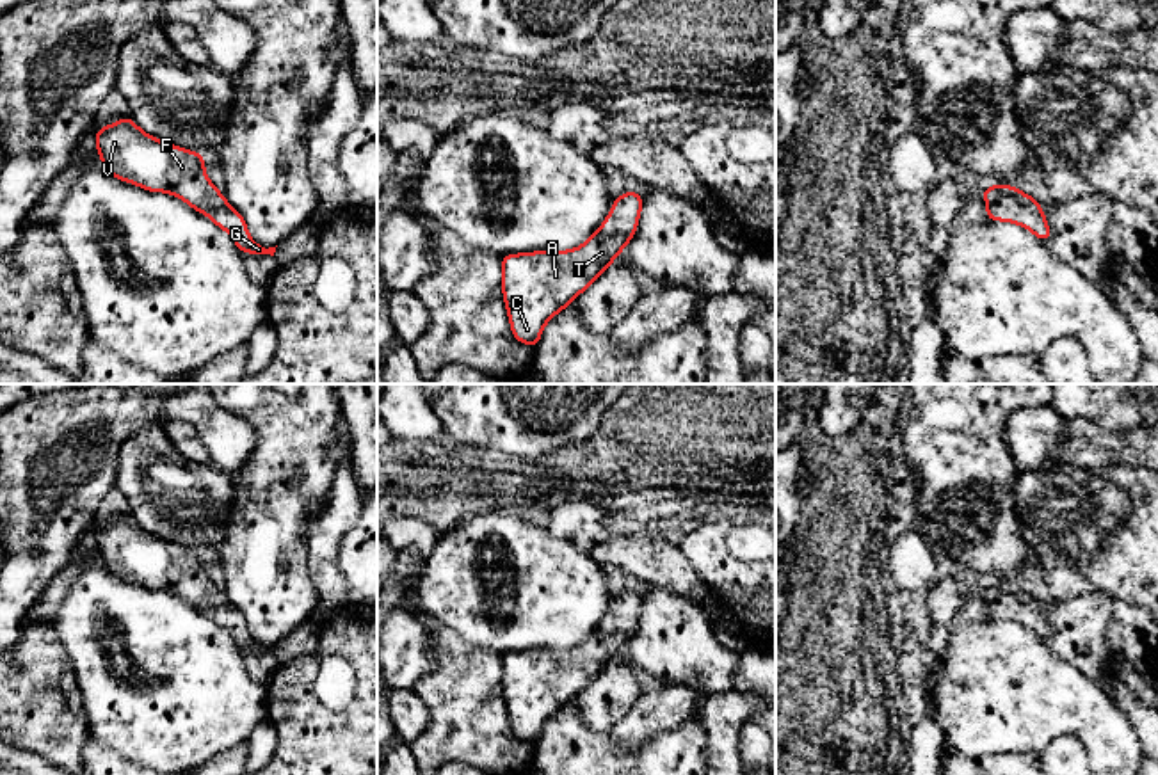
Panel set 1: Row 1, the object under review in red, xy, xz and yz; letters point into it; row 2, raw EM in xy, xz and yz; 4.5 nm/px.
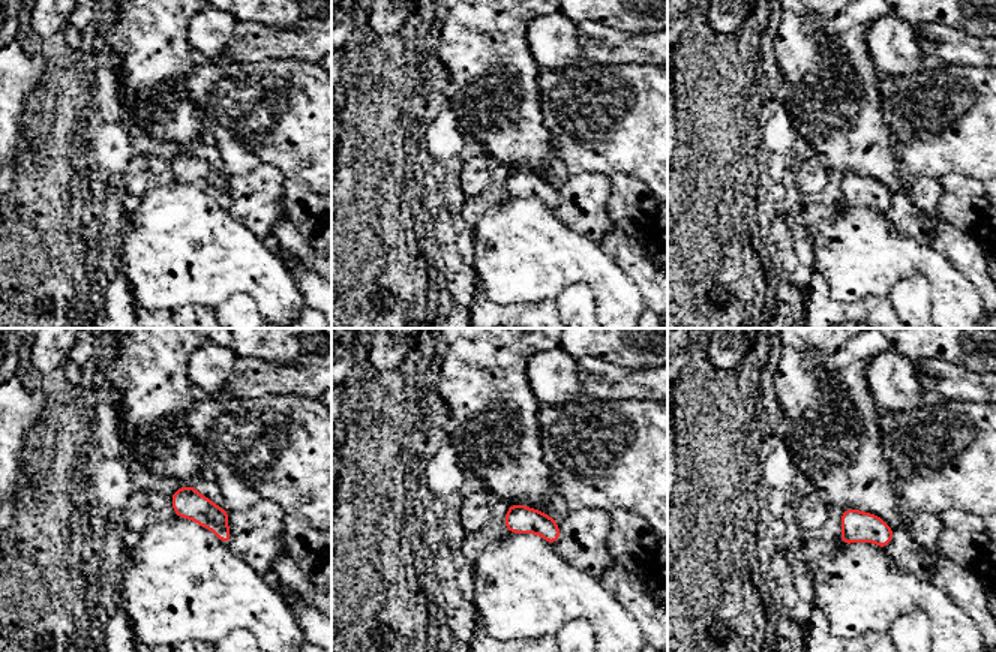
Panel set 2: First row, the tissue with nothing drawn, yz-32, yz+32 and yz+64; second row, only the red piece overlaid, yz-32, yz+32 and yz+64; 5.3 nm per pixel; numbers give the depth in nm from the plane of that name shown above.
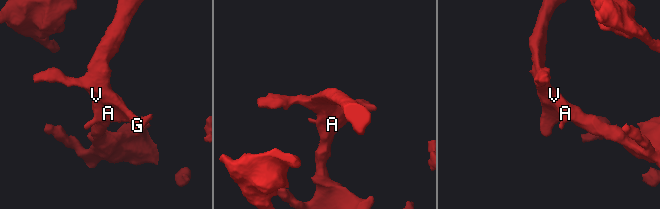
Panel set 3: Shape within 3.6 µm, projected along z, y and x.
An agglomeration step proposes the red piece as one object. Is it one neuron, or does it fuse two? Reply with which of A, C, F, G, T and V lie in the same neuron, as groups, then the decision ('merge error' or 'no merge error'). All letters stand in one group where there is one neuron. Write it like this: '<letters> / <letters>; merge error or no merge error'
A C F G T V; no merge error

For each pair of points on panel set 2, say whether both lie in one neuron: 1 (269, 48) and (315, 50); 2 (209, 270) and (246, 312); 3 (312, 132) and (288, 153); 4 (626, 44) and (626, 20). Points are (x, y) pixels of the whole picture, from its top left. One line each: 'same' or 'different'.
1: same
2: different
3: same
4: different

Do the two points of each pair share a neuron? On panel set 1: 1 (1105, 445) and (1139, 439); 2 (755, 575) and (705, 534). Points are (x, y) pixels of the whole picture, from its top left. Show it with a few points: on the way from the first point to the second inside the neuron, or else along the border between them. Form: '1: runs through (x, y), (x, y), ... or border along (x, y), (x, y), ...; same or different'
1: runs through (1114, 445), (1130, 445); same
2: runs through (740, 575), (714, 548); same

